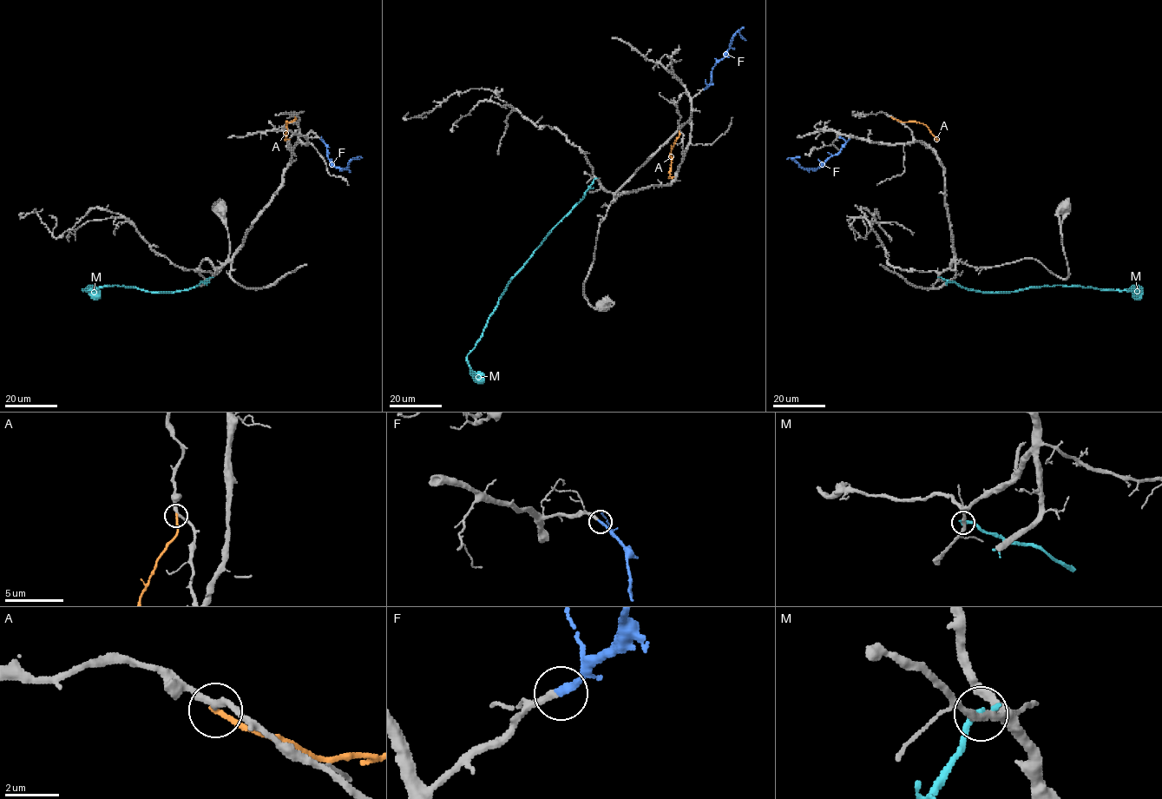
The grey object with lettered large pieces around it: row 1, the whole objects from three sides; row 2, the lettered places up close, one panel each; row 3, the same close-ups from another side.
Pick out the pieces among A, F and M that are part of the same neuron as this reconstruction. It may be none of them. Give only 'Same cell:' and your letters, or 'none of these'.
Same cell: F

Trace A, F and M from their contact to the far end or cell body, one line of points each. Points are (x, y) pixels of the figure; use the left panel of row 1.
A: (295, 117), (292, 122), (287, 121), (285, 139), (290, 139)
F: (320, 139), (334, 166), (345, 168), (353, 158), (362, 157)
M: (211, 277), (188, 289), (165, 293), (114, 286), (82, 291), (98, 291), (101, 296)

